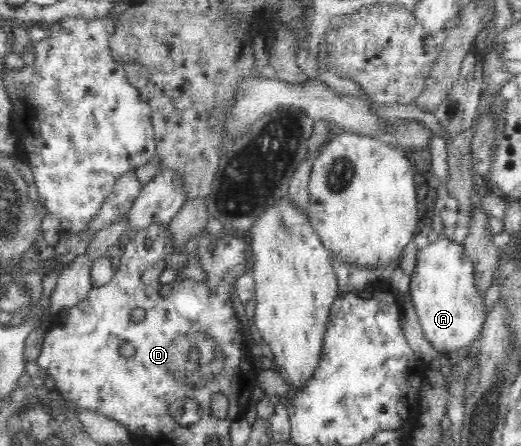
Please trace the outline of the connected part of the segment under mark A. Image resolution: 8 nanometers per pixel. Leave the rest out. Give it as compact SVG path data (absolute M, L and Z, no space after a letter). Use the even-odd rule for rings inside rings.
M447 235L425 244L418 250L417 262L410 277L408 293L425 339L444 354L471 346L479 338L487 314L484 311L484 296L480 296L474 287L473 263L465 256L463 245Z

